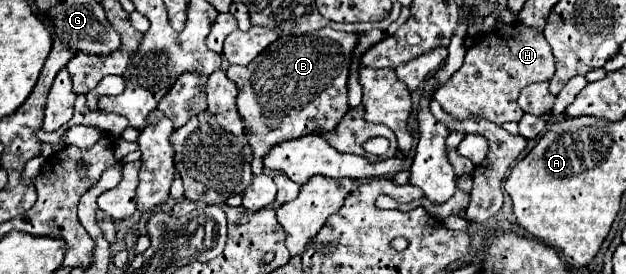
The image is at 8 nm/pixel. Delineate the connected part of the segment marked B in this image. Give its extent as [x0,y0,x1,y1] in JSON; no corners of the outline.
[227,28,355,158]

